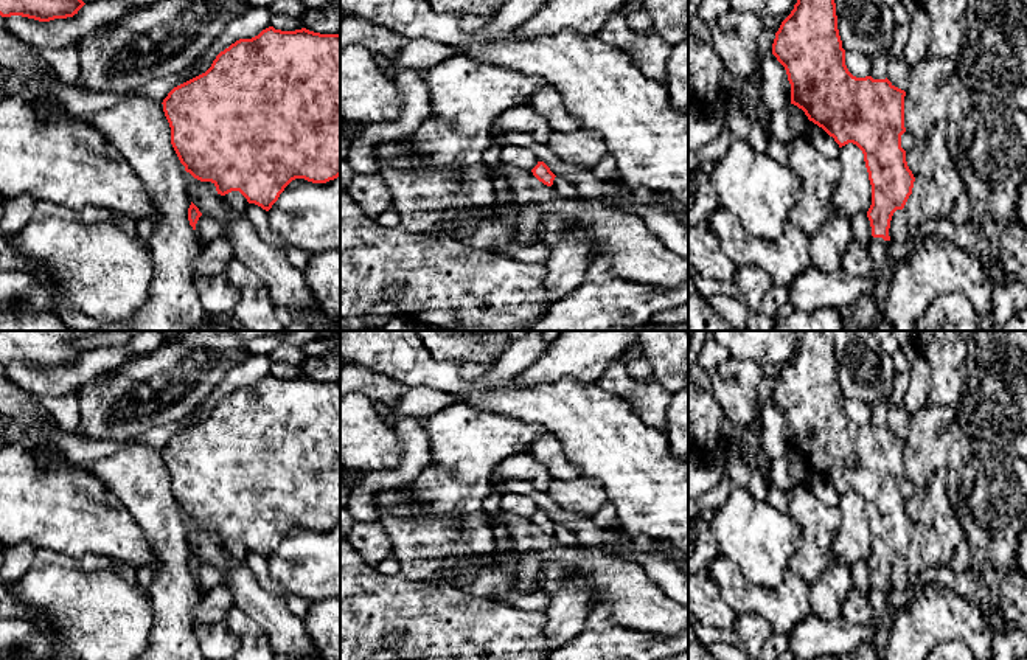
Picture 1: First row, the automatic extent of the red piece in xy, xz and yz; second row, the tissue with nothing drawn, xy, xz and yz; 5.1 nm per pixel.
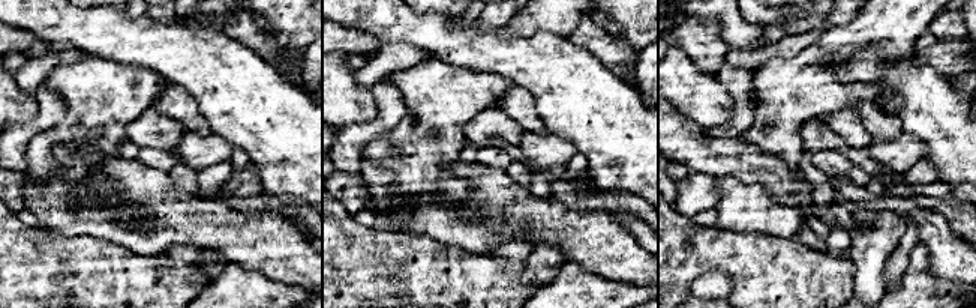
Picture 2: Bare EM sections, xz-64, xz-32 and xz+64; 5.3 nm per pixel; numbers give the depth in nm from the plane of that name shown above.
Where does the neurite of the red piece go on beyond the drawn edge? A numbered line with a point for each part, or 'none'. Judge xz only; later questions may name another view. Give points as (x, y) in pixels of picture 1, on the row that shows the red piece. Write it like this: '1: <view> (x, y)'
none

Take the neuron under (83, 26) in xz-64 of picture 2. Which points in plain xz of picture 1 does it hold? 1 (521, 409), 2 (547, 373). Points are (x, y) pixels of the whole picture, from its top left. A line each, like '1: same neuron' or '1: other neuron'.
1: same neuron
2: other neuron

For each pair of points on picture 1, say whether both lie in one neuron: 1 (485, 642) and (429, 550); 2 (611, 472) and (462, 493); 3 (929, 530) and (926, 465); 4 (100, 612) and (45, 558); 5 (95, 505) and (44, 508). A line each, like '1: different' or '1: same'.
1: different
2: different
3: different
4: different
5: same

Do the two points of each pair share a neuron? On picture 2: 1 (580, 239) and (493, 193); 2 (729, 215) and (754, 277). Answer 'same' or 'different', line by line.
1: same
2: different

